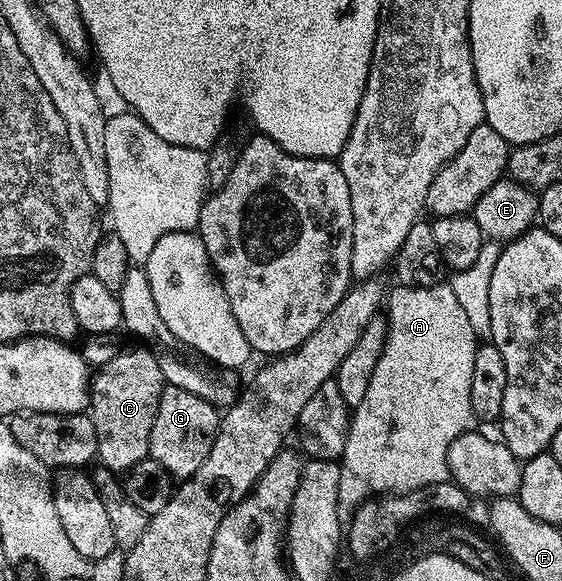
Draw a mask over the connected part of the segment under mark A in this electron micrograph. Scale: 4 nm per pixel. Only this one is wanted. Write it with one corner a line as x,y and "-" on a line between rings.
444,282
428,288
397,287
393,292
391,289
386,300
388,336
384,349
361,404
351,413
344,453
338,457
341,470
338,506
344,514
355,513
369,497
413,492
432,484
445,483
450,476
452,444
474,424
470,377
474,374
478,339
461,303
454,296
454,290

